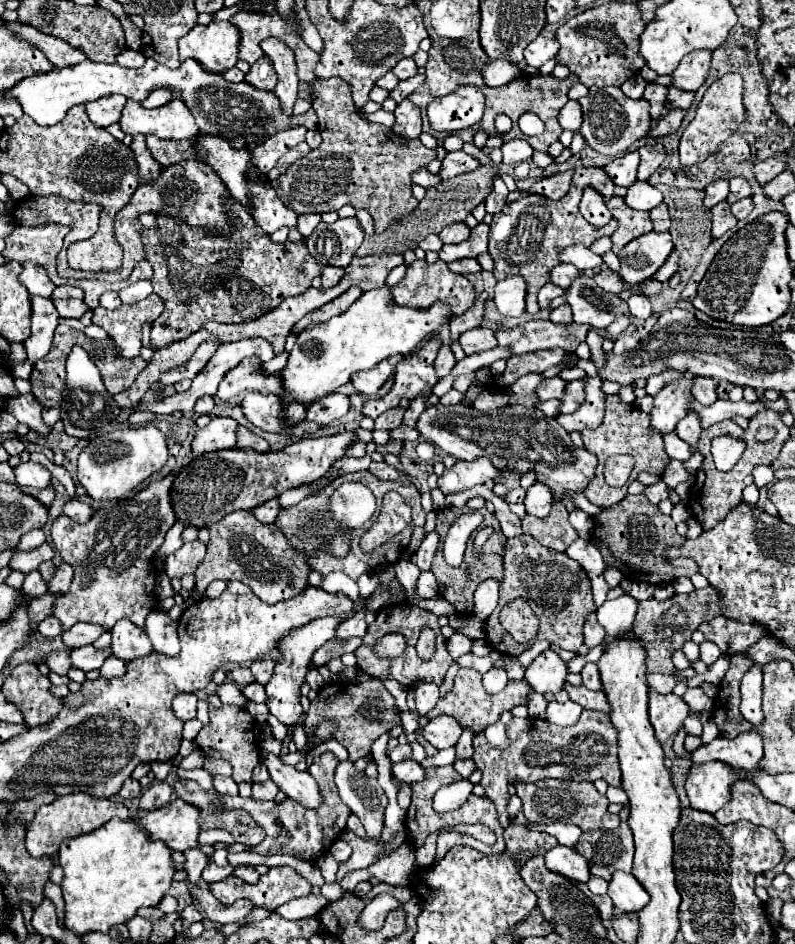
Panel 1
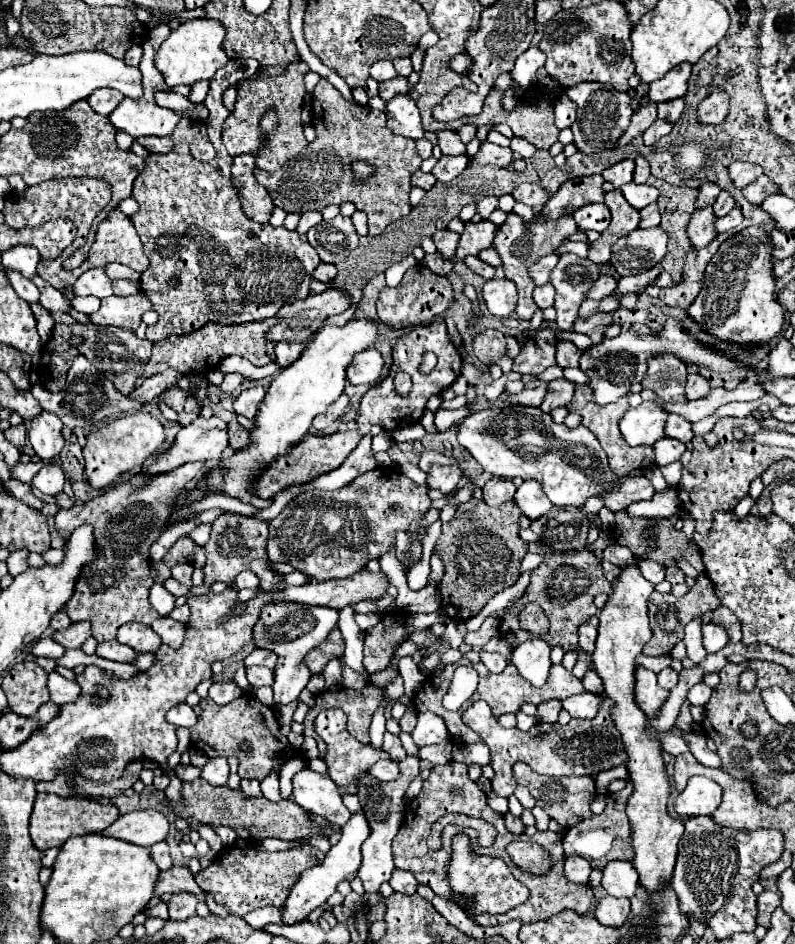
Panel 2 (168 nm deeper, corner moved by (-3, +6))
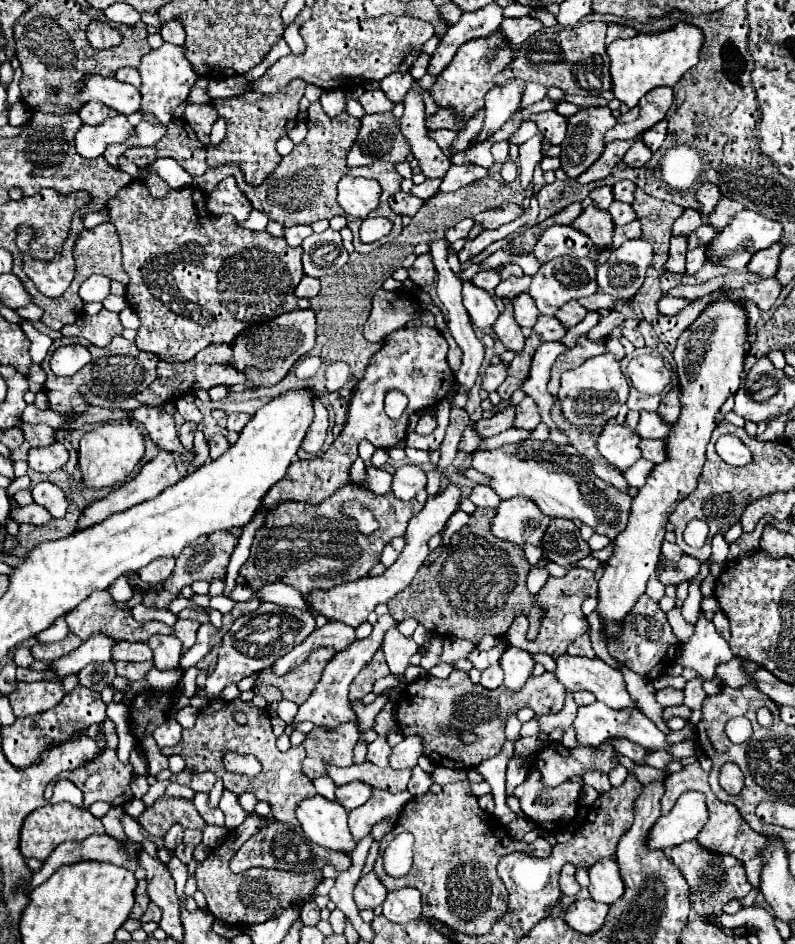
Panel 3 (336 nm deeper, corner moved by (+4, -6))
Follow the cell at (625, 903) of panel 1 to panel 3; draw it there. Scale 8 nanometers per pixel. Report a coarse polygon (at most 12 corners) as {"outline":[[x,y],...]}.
{"outline":[[616,861],[588,871],[590,897],[612,905],[624,895]]}

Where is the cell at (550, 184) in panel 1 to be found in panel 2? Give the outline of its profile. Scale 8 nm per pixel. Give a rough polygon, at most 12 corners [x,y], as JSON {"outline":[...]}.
{"outline":[[521,183],[511,195],[533,209],[547,203],[539,183]]}

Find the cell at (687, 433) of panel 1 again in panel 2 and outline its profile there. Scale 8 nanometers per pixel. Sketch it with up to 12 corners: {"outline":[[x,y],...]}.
{"outline":[[677,415],[667,417],[665,437],[689,443],[691,423]]}

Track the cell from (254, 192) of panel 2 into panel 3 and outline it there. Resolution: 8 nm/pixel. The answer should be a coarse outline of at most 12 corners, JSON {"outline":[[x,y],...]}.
{"outline":[[234,177],[208,193],[212,215],[244,223],[254,211]]}

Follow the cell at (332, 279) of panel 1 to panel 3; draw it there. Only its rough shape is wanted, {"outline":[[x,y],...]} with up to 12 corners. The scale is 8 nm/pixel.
{"outline":[[304,277],[296,287],[296,297],[316,297],[320,279]]}

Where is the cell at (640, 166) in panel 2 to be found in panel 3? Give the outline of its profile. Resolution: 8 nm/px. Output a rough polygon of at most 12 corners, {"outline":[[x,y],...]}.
{"outline":[[628,179],[614,185],[614,199],[632,203],[636,185]]}

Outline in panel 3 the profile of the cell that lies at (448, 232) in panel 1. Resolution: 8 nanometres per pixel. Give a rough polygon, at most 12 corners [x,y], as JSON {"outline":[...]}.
{"outline":[[430,253],[418,255],[408,269],[410,279],[418,285],[430,285],[436,267]]}

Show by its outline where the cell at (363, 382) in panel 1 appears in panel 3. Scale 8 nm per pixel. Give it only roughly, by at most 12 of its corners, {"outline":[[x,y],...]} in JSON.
{"outline":[[336,361],[326,369],[326,389],[340,391],[352,383],[348,363]]}

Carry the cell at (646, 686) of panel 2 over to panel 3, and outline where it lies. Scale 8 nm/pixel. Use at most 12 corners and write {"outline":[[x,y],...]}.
{"outline":[[564,655],[556,677],[614,711],[638,707],[622,673],[600,657]]}

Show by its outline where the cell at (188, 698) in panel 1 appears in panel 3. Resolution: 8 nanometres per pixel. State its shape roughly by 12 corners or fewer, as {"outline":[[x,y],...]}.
{"outline":[[168,719],[152,733],[160,747],[182,739],[182,725]]}

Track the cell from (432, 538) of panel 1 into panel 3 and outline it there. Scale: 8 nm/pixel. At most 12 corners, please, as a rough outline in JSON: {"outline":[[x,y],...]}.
{"outline":[[378,617],[326,665],[296,721],[330,727],[356,721],[348,687],[398,621]]}

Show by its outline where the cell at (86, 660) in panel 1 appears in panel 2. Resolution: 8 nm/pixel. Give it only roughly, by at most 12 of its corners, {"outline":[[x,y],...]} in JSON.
{"outline":[[119,641],[97,645],[97,655],[119,663],[135,663],[137,653]]}

